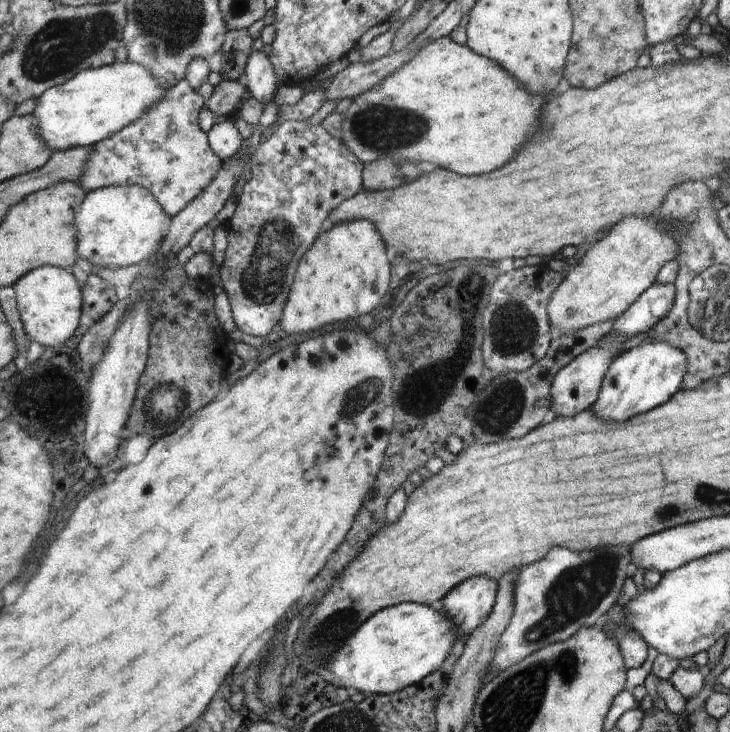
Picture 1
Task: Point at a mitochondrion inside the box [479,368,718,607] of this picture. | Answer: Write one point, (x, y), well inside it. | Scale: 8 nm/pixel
(666, 512)

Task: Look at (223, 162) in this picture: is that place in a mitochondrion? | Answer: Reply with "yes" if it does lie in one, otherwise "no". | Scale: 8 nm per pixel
no

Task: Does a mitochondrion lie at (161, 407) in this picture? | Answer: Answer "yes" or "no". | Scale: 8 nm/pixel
yes

